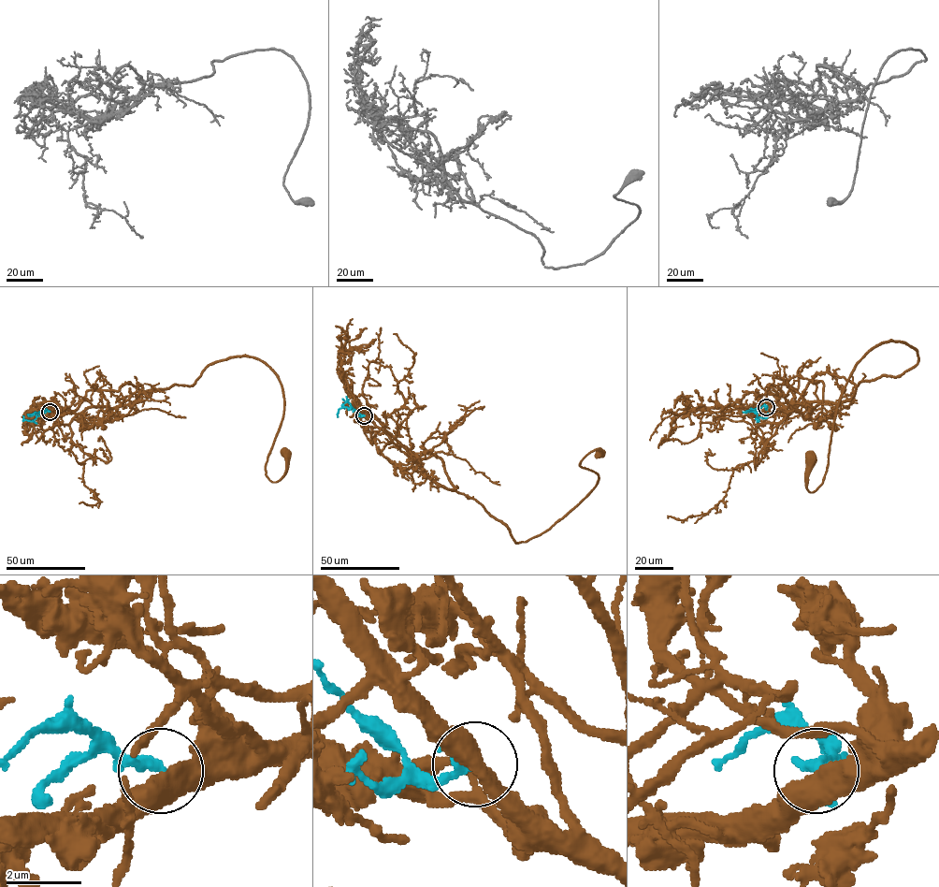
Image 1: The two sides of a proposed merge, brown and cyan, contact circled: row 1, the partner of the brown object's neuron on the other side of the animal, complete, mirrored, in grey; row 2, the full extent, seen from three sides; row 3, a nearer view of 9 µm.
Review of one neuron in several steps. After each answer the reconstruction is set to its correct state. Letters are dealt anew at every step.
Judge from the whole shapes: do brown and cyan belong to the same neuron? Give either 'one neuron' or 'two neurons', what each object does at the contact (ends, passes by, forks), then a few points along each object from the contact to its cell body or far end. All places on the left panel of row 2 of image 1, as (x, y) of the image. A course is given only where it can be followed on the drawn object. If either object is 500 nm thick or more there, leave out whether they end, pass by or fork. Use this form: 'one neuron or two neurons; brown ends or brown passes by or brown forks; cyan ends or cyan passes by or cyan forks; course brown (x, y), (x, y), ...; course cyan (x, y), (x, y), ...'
two neurons; brown passes by; cyan ends; course brown (50, 412), (127, 405), (252, 356), (283, 393), (265, 468), (272, 482), (285, 452); course cyan (50, 412), (37, 413), (32, 421), (22, 420), (22, 415)

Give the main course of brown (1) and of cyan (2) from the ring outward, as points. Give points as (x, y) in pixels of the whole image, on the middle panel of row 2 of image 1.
1: (364, 415), (434, 480), (476, 500), (516, 543), (546, 531), (591, 490), (599, 475), (579, 464), (599, 452)
2: (364, 415), (346, 407), (339, 409), (337, 417)

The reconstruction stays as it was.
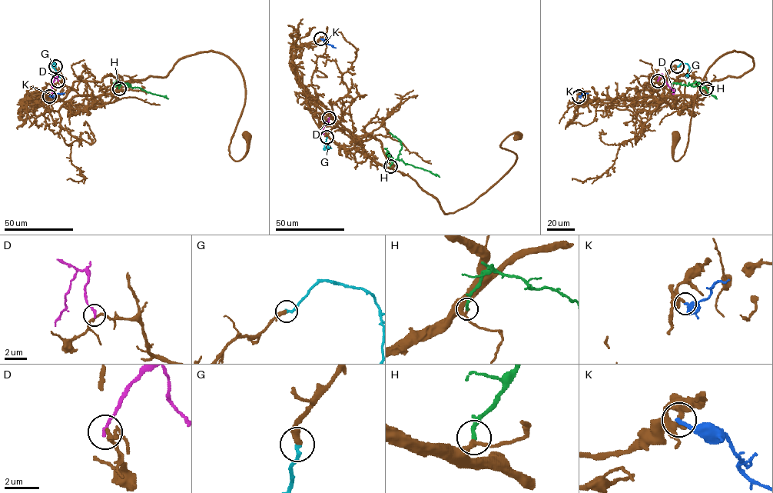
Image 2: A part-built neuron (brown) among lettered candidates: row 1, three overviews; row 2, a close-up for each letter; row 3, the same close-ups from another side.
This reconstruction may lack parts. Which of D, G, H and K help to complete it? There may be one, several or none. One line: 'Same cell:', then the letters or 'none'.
Same cell: G, H

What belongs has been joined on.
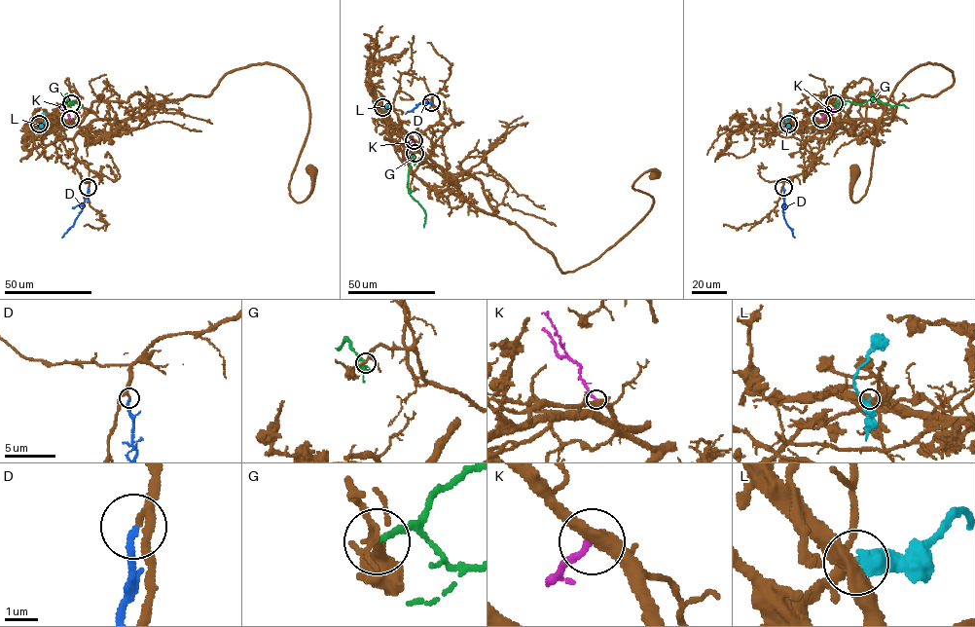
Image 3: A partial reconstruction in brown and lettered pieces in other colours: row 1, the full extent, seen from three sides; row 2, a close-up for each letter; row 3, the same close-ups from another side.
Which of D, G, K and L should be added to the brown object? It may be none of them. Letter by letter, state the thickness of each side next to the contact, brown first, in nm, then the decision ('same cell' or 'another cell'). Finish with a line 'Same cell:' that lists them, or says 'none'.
D: 200/220 nm | same cell
G: 180/170 nm | another cell
K: 440/200 nm | another cell
L: 480/280 nm | another cell
Same cell: D

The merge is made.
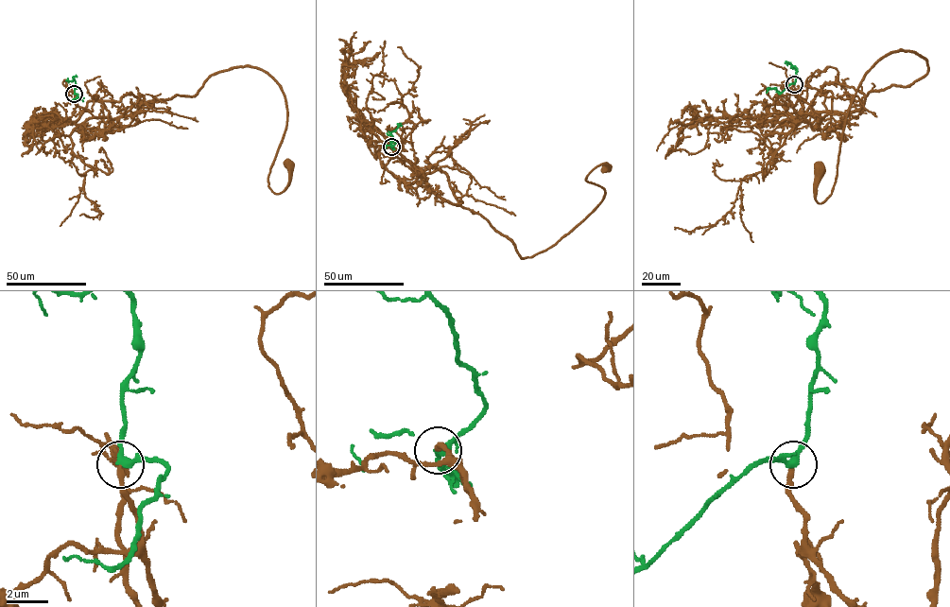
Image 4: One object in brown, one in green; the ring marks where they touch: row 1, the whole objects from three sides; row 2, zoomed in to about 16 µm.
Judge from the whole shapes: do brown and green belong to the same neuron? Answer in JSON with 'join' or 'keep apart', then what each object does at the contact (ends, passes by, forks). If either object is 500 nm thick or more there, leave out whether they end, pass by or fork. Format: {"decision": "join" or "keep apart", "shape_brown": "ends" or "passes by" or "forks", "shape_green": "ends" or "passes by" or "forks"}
{"decision": "join", "shape_brown": "ends", "shape_green": "forks"}

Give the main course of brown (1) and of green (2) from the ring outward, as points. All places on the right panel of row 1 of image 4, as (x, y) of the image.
1: (794, 84), (814, 111), (850, 113), (927, 61), (894, 51), (865, 75), (821, 203), (818, 167)
2: (794, 83), (780, 94), (772, 88), (766, 93)

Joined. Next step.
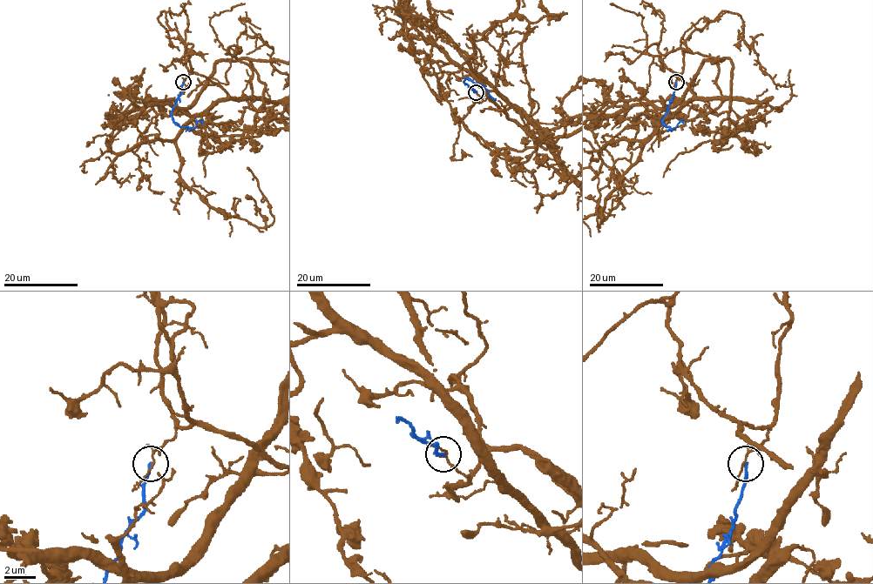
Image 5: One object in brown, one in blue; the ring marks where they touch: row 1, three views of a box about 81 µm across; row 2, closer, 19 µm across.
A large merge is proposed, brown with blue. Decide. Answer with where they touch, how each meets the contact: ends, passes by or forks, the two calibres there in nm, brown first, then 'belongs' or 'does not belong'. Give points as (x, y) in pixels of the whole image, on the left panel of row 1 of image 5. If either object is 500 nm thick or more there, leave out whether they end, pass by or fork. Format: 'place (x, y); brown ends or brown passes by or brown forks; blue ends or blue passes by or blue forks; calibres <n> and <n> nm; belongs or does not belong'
place (183, 82); brown forks; blue ends; calibres 80 and 180 nm; does not belong

